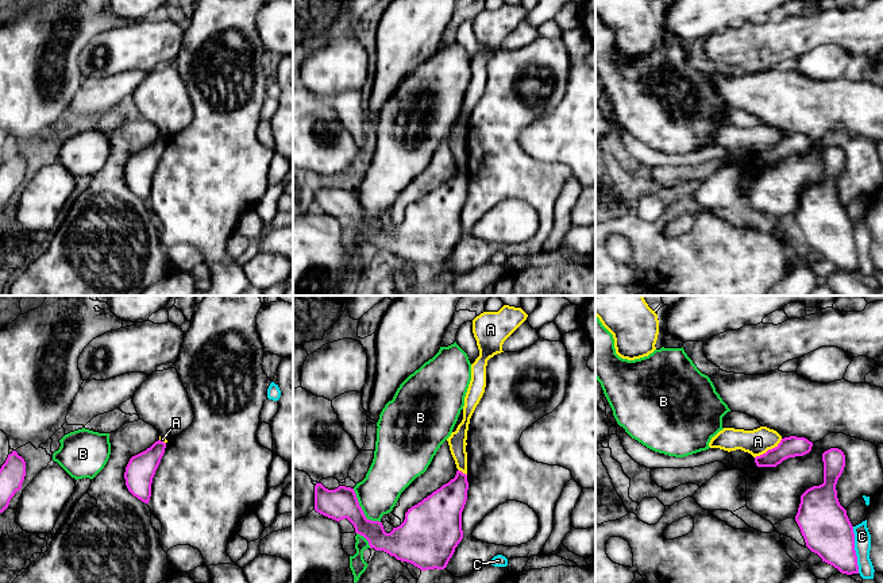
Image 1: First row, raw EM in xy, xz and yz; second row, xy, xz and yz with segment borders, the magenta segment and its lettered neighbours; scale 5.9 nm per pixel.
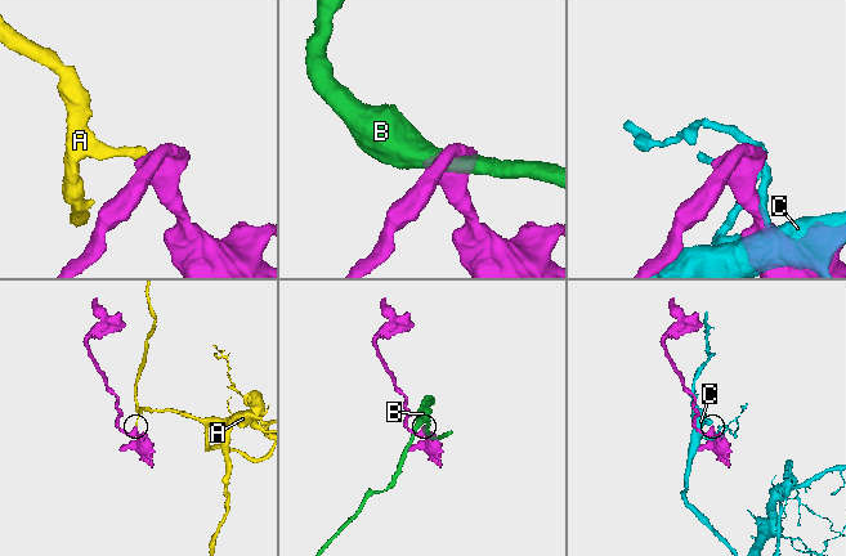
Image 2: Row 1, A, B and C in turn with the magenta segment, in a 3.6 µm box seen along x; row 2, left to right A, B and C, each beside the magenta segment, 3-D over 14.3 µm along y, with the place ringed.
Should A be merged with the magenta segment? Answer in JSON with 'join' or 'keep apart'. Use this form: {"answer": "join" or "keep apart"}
{"answer": "keep apart"}

